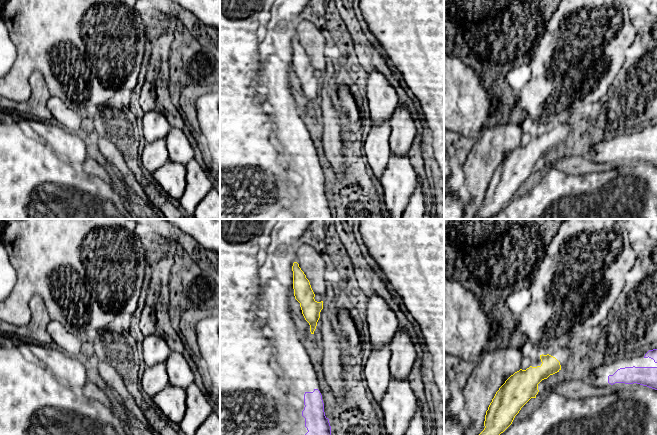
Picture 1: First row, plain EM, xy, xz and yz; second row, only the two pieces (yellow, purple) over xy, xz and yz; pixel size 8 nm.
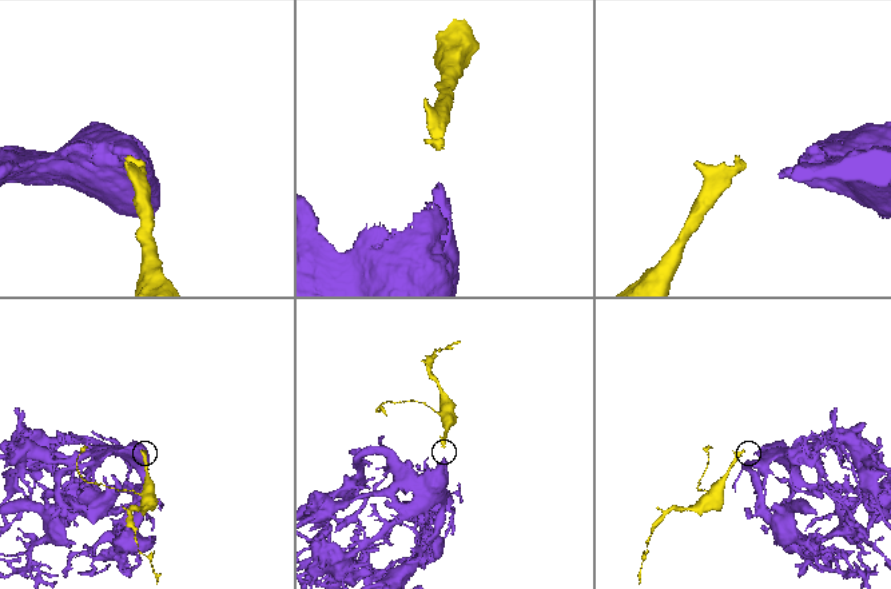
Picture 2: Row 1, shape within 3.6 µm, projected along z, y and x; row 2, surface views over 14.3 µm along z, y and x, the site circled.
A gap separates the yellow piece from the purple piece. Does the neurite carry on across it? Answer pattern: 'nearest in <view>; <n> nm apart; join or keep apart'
nearest in yz; 380 nm apart; keep apart

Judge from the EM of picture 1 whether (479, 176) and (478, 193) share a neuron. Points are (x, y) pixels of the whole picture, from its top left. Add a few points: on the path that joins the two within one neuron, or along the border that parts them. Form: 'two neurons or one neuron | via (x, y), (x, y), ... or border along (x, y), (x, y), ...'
one neuron | via (478, 180), (478, 189)

